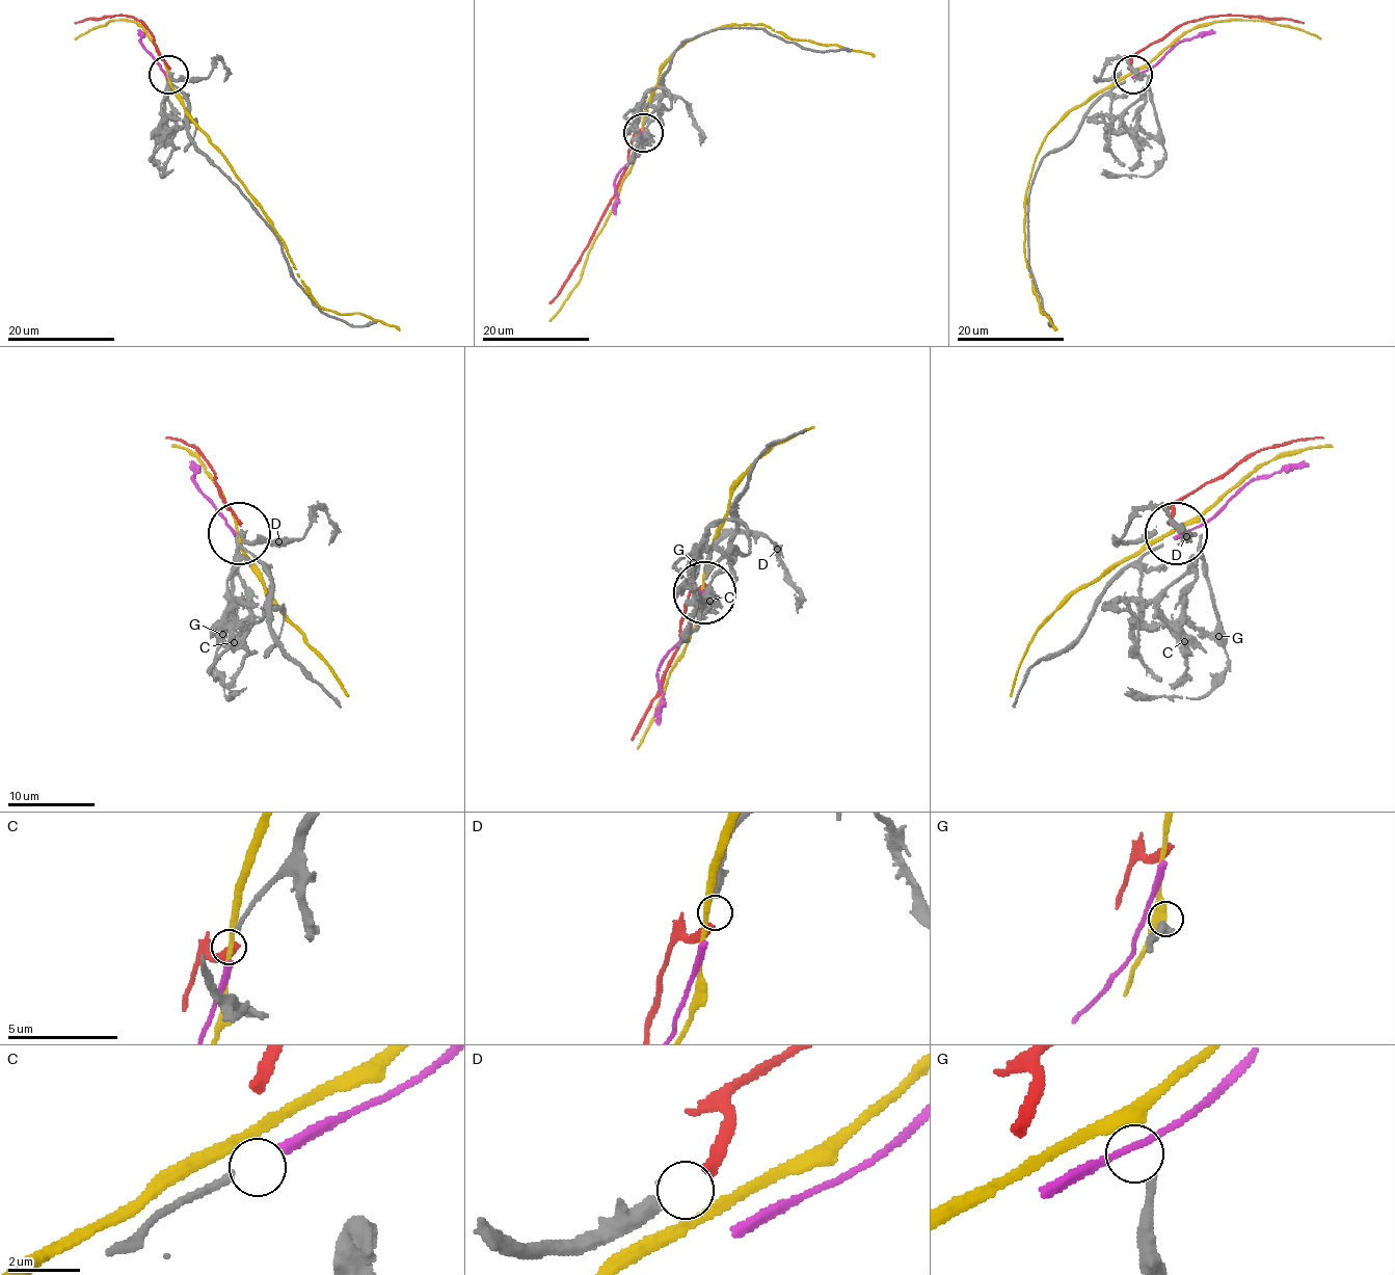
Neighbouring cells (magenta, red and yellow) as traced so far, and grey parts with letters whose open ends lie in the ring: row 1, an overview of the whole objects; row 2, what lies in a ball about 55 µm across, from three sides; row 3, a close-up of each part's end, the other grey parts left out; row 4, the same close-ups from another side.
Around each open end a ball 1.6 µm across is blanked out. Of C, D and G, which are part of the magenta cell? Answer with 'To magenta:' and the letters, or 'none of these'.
To magenta: C

